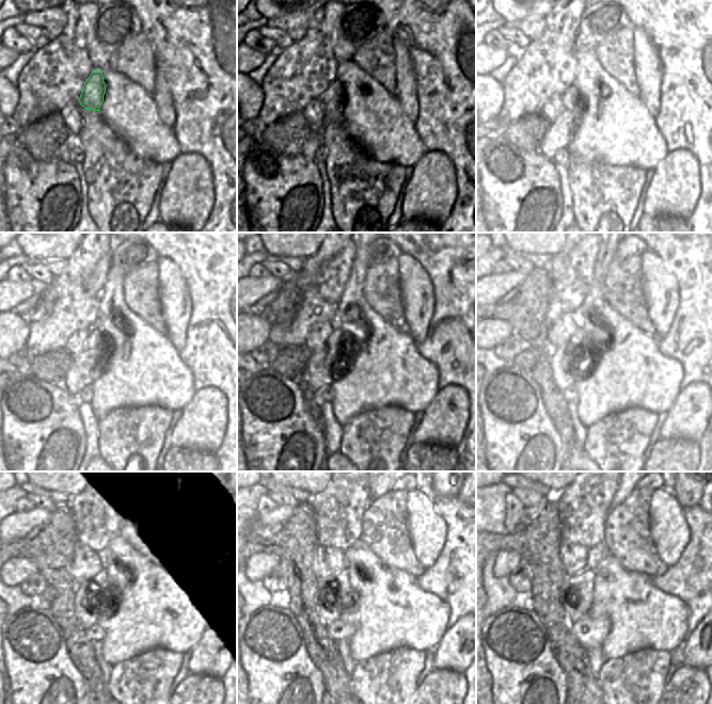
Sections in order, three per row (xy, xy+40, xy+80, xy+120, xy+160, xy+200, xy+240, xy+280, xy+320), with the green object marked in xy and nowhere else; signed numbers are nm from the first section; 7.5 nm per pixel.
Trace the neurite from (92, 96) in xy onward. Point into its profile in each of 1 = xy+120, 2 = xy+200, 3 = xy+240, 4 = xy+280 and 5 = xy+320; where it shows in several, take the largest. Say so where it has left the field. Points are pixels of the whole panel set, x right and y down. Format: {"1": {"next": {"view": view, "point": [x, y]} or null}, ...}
{"1": {"next": {"view": "xy+120", "point": [94, 340]}}, "2": {"next": {"view": "xy+200", "point": [578, 342]}}, "3": {"next": {"view": "xy+240", "point": [101, 601]}}, "4": {"next": {"view": "xy+280", "point": [338, 597]}}, "5": {"next": {"view": "xy+320", "point": [579, 598]}}}

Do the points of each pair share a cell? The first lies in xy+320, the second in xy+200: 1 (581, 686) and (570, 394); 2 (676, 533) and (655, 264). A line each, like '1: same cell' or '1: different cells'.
1: different cells
2: same cell

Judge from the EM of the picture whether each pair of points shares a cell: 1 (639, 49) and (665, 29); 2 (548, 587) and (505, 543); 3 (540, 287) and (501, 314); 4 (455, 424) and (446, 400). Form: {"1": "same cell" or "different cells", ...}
{"1": "different cells", "2": "same cell", "3": "same cell", "4": "same cell"}

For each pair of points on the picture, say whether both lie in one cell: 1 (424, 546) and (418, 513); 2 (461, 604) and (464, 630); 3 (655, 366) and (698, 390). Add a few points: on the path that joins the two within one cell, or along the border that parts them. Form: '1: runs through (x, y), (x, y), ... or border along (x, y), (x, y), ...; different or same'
1: runs through (424, 538), (423, 522); same
2: border along (464, 614), (447, 627); different
3: border along (682, 388), (667, 410); different

